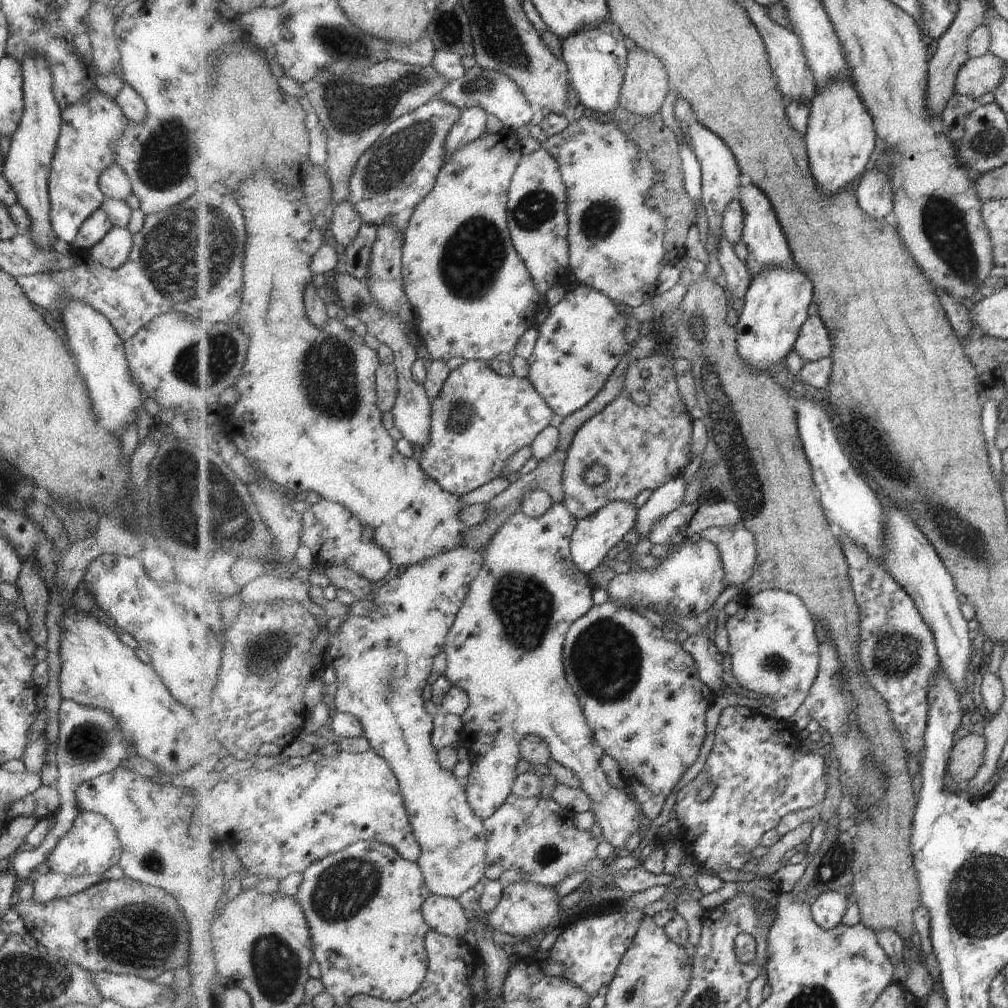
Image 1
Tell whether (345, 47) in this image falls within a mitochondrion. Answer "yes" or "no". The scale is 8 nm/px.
yes

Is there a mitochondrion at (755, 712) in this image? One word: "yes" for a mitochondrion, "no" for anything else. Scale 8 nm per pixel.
no

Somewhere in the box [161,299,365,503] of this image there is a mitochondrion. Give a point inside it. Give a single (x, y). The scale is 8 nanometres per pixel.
(329, 365)

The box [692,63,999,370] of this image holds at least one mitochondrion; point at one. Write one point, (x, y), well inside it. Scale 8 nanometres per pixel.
(945, 222)

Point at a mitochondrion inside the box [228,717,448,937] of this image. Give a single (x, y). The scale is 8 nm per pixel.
(342, 890)

